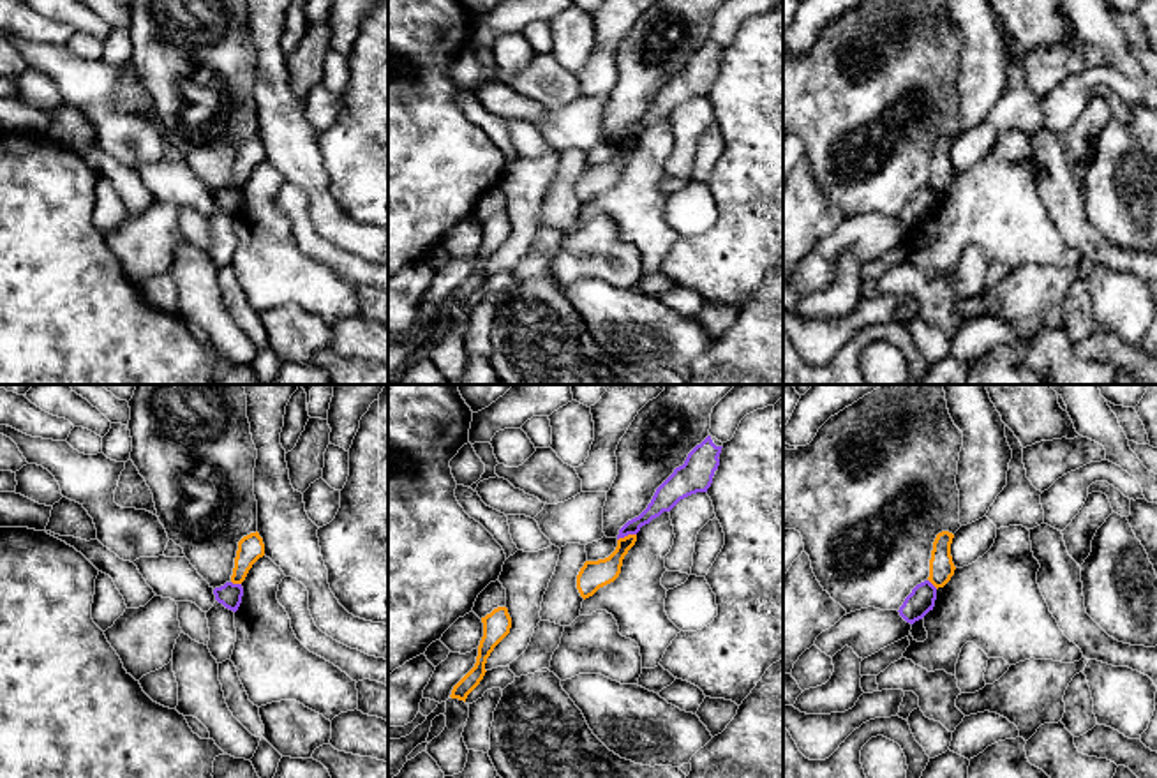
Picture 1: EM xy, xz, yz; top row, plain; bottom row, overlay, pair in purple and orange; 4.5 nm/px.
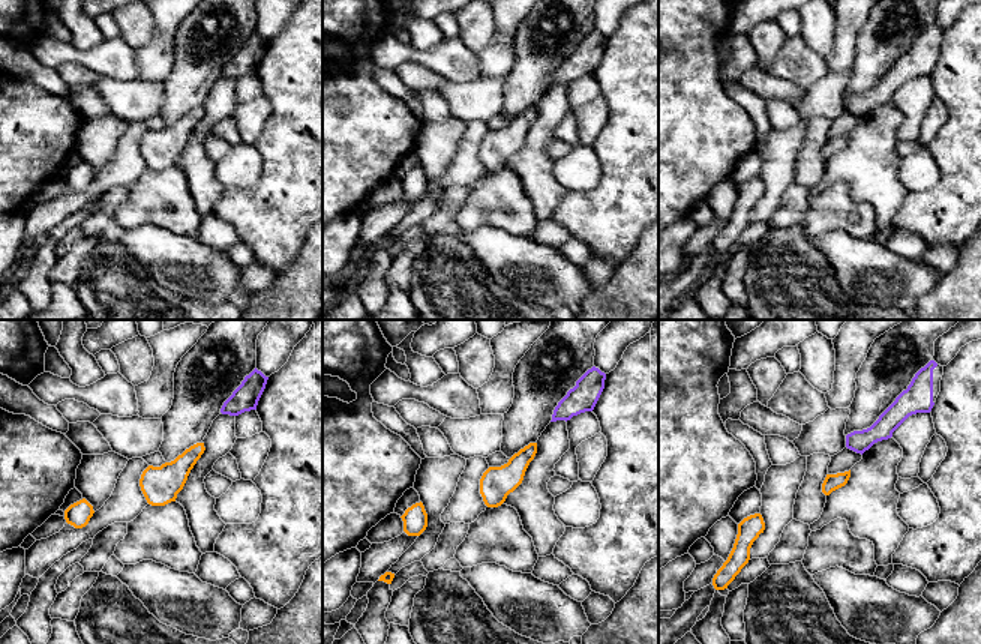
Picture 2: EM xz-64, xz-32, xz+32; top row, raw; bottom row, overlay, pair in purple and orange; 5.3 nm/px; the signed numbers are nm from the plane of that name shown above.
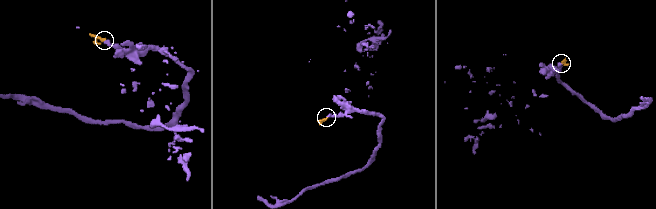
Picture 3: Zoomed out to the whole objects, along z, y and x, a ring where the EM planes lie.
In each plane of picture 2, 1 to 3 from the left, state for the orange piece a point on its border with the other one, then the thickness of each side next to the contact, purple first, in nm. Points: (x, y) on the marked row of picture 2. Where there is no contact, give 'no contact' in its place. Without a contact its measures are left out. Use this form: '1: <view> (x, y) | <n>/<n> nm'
1: no contact
2: no contact
3: no contact

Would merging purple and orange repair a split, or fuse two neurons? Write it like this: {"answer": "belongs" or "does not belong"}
{"answer": "does not belong"}

